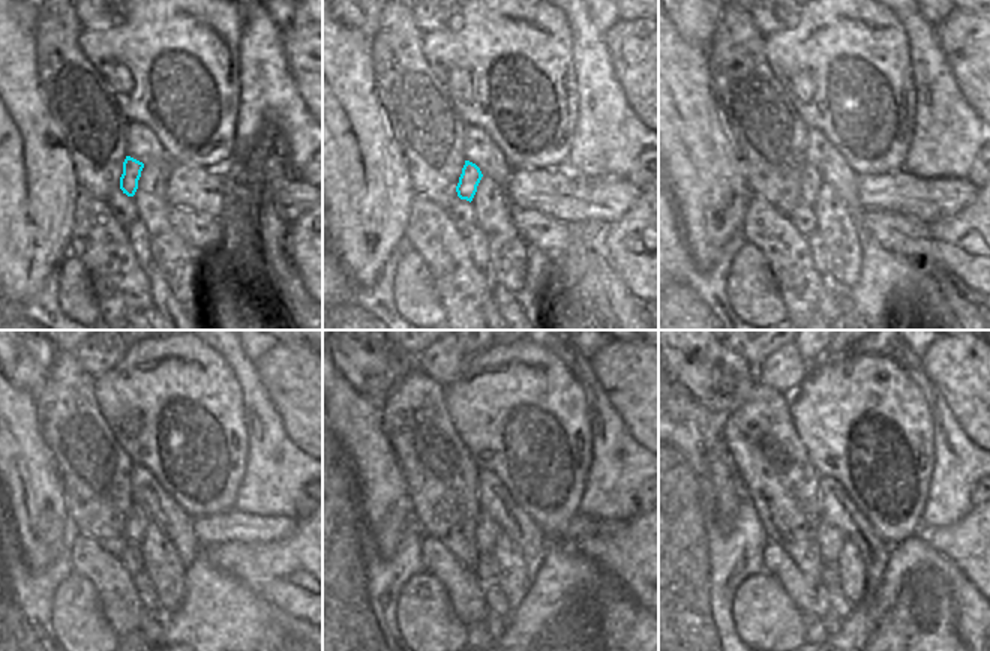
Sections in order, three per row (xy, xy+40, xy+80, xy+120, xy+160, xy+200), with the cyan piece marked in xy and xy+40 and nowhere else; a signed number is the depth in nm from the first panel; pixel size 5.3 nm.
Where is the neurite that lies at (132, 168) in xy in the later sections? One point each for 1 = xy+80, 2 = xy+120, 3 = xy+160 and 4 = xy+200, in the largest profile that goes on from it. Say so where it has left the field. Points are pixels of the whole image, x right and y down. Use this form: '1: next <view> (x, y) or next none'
1: next xy+80 (810, 179)
2: next xy+120 (137, 524)
3: next xy+160 (486, 534)
4: next xy+200 (830, 539)

